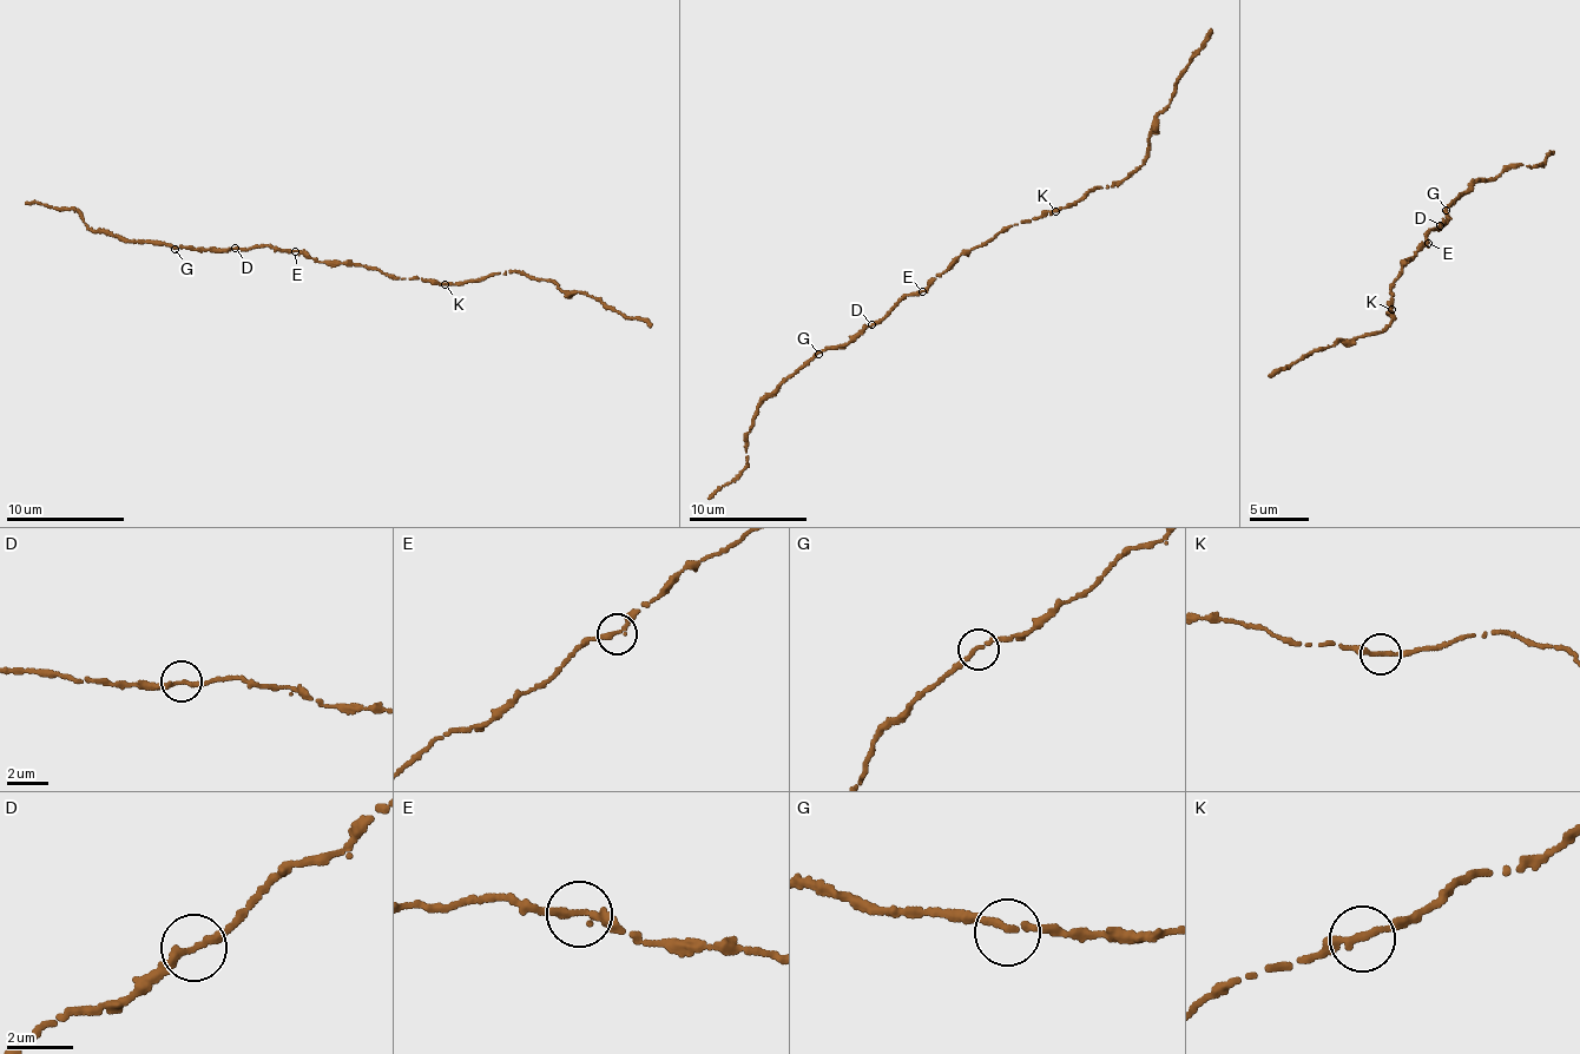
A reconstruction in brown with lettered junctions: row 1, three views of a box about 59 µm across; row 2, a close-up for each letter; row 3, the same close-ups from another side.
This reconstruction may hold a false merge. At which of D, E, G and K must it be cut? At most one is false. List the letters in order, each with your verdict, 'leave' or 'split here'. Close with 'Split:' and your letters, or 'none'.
D: leave
E: leave
G: leave
K: leave
Split: none

